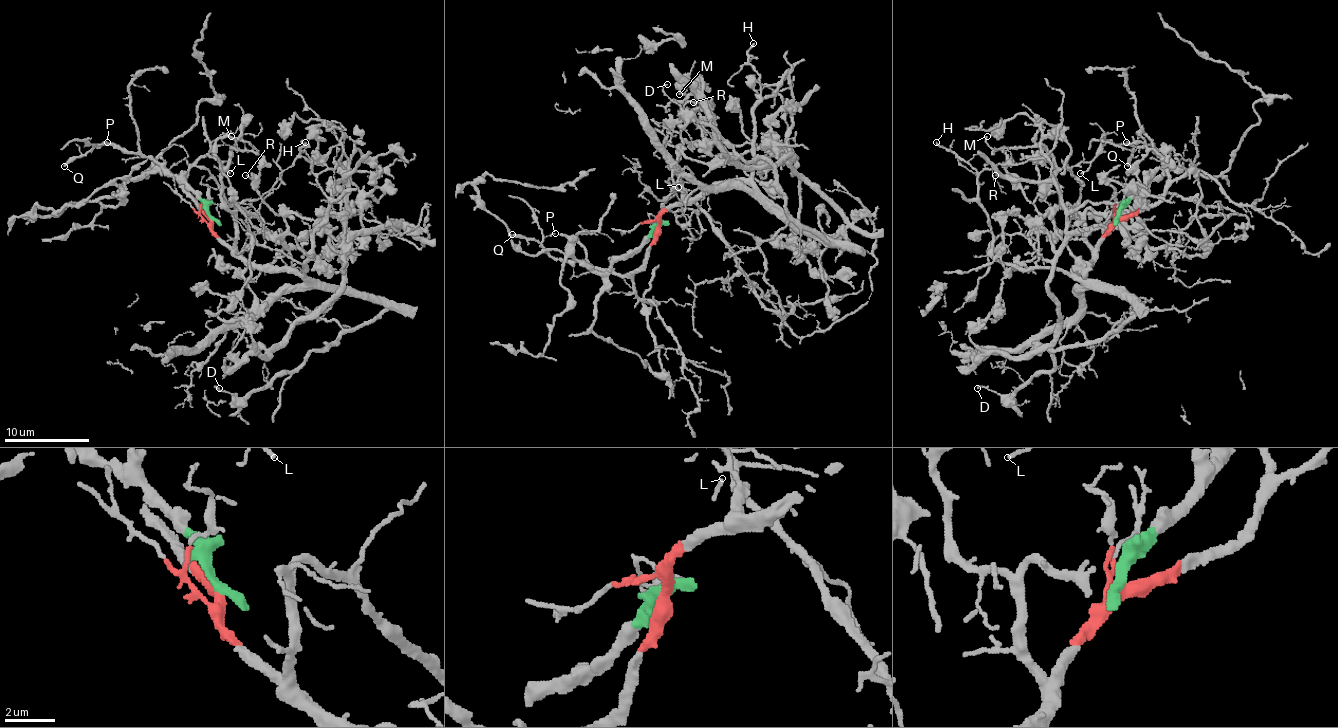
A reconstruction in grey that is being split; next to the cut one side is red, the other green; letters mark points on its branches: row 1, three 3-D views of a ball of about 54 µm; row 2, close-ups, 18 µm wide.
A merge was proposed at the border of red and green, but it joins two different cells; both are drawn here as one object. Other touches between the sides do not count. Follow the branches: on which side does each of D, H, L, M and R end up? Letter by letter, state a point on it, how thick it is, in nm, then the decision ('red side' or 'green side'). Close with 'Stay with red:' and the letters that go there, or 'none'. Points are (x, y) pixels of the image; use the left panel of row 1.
D: place (219, 388); calibre 120 nm; red side
H: place (305, 142); calibre 190 nm; red side
L: place (230, 173); calibre 130 nm; red side
M: place (231, 136); calibre 140 nm; red side
R: place (245, 175); calibre 130 nm; red side
Stay with red: D, H, L, M, R

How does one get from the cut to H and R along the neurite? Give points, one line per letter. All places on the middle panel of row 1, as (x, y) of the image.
H: (659, 223), (674, 204), (748, 177), (754, 160), (754, 107), (775, 86), (761, 82), (748, 61), (752, 44)
R: (659, 223), (748, 177), (765, 84), (794, 173), (763, 145), (729, 154), (693, 103)

